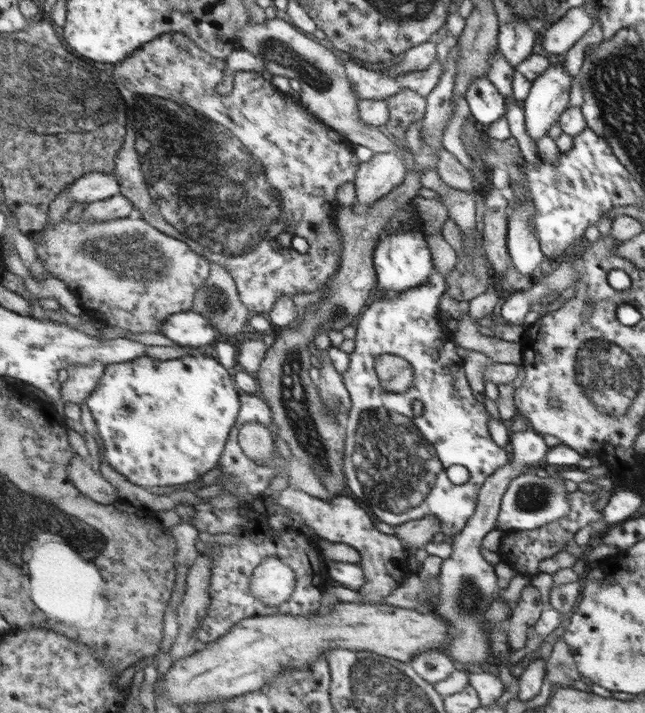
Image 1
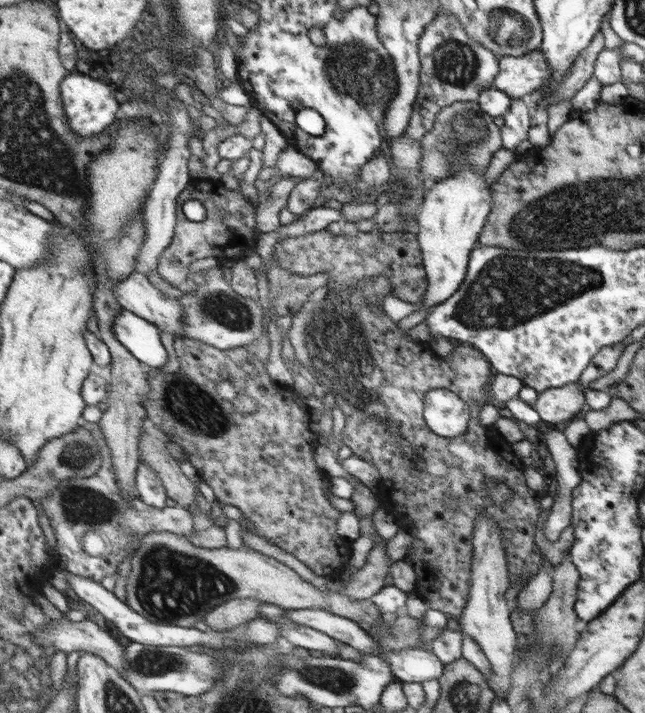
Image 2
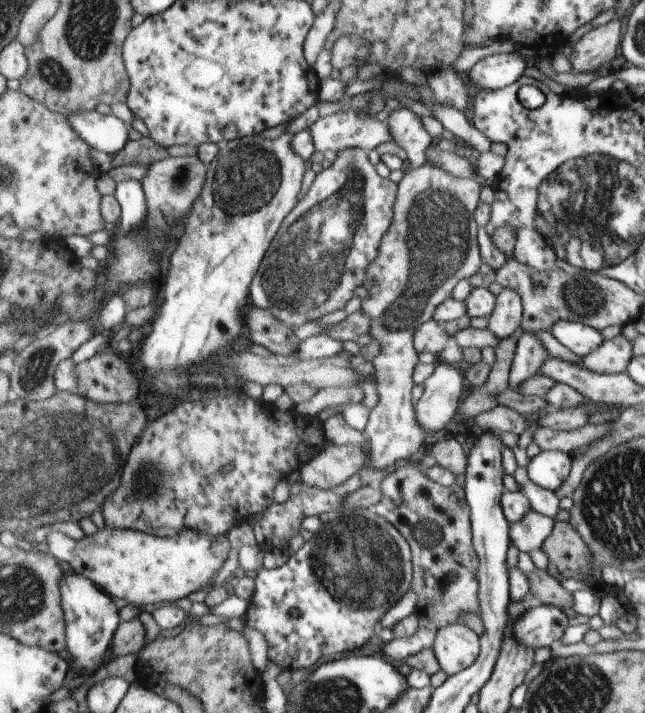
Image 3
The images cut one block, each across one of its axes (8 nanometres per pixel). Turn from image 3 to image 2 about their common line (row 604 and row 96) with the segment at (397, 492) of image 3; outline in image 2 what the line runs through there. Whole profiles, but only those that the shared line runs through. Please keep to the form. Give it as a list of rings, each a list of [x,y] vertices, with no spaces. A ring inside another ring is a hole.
[[[451,13],[438,14],[420,36],[418,54],[421,63],[420,84],[413,113],[403,134],[421,140],[433,130],[438,113],[459,101],[477,101],[481,93],[496,83],[498,60],[490,50],[466,34],[464,26]]]

